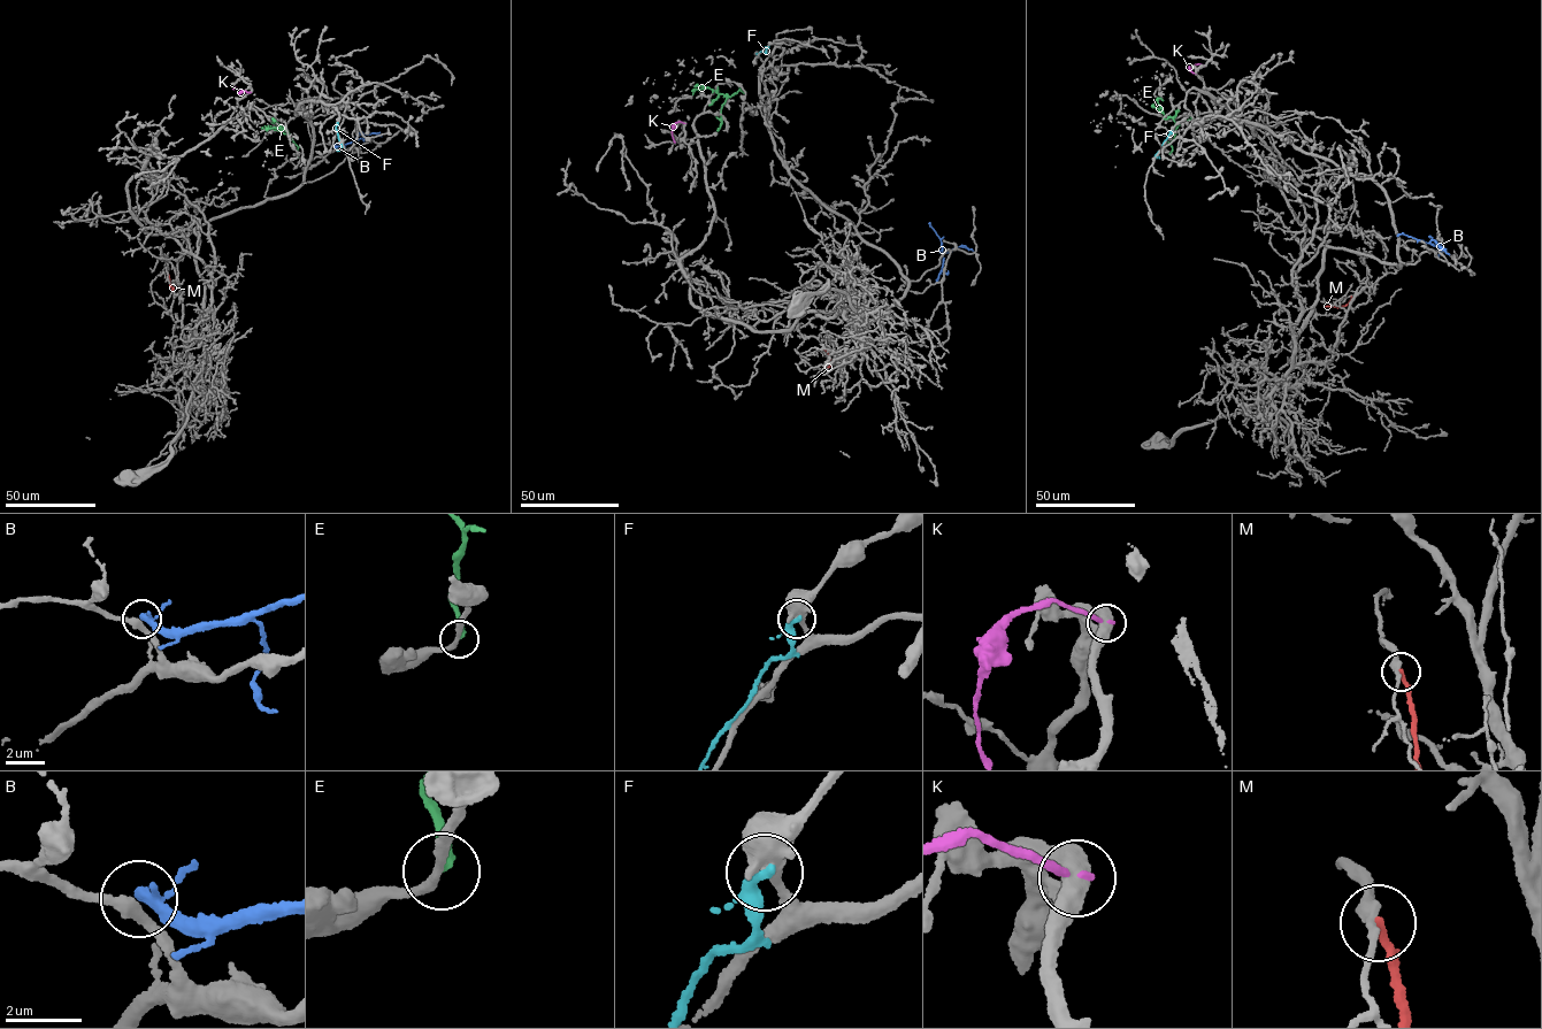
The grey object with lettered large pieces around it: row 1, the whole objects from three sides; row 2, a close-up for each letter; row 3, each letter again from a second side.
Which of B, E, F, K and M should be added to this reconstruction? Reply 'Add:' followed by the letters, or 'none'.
Add: none

